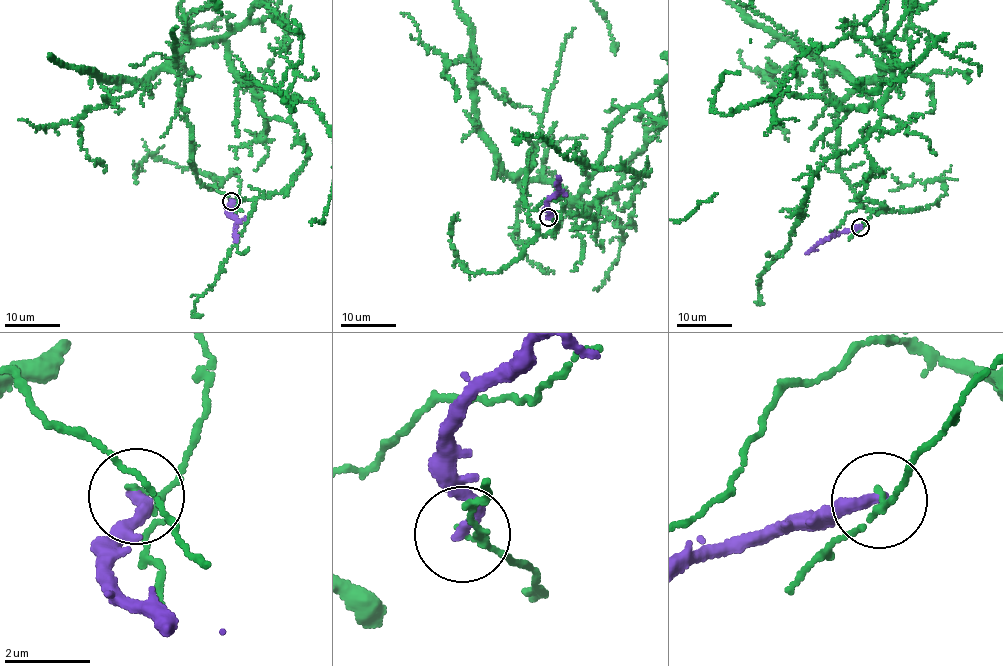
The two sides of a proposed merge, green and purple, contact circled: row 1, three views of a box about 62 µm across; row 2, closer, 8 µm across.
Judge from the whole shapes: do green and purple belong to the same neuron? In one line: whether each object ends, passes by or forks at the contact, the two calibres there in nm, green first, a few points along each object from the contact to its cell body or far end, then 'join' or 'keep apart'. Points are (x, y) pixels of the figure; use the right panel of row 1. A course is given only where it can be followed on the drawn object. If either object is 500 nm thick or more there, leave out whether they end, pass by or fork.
green passes by; purple ends; calibres 120 and 280 nm; course green (860, 226), (885, 207), (840, 168), (838, 105), (875, 78); course purple (860, 227), (828, 236), (805, 252); keep apart

